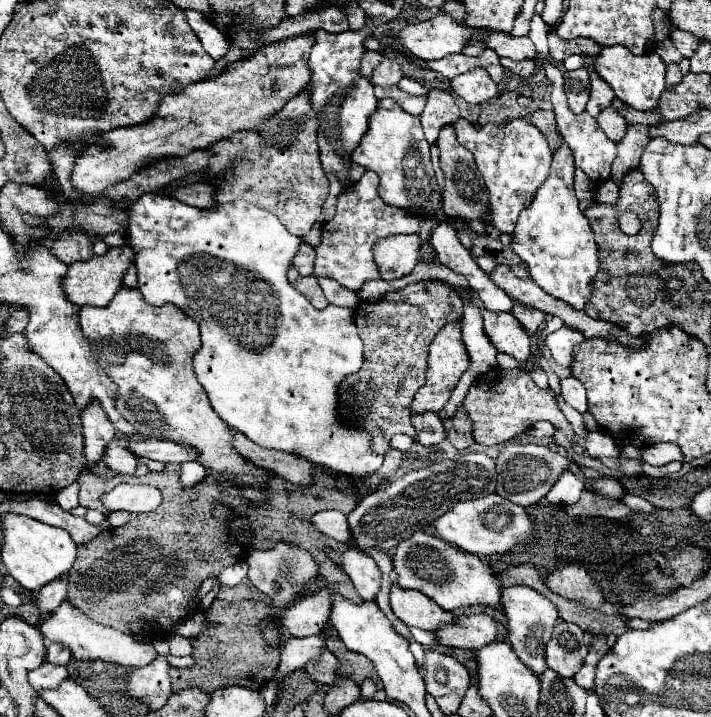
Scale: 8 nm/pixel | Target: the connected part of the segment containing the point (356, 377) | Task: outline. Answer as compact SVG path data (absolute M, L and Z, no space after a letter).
M438 279L406 285L398 293L388 293L378 305L362 303L362 311L354 317L358 333L364 341L364 367L348 375L340 385L342 419L360 425L374 435L374 451L386 453L390 437L406 433L416 443L416 431L410 423L410 403L426 381L428 345L446 325L462 319L462 301L456 291Z

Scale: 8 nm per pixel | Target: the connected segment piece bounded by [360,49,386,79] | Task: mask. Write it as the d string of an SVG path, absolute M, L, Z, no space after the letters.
M382 49L382 51L366 51L362 61L360 61L360 75L370 79L372 77L372 69L382 61L384 53L386 53L386 49Z

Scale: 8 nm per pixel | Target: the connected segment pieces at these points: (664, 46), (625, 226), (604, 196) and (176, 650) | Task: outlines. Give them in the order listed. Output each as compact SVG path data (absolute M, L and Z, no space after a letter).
M664 39L664 41L660 41L658 45L656 45L656 49L654 49L660 57L662 57L662 61L668 65L668 63L680 63L680 59L682 59L682 55L678 53L678 49L672 45L672 41L670 39Z
M618 213L618 225L626 235L638 235L640 233L640 219L634 213Z
M610 179L608 183L602 183L594 195L594 199L598 203L606 203L606 205L616 205L618 203L618 185L614 185L614 181Z
M174 635L168 639L170 653L176 657L185 657L192 653L190 639Z

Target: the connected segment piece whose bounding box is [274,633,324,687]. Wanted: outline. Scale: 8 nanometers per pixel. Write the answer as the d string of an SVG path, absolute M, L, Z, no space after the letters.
M322 633L314 635L314 637L304 637L304 639L290 639L282 645L282 657L280 657L280 665L278 671L274 673L274 681L278 683L278 687L282 687L282 679L290 673L294 673L296 669L302 669L310 659L314 659L316 655L320 655L324 649L324 641L322 641Z

